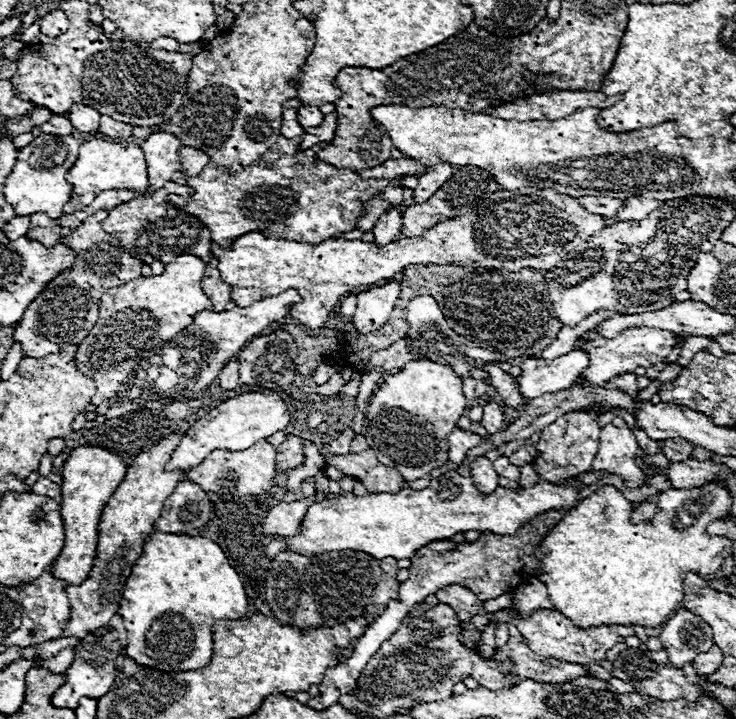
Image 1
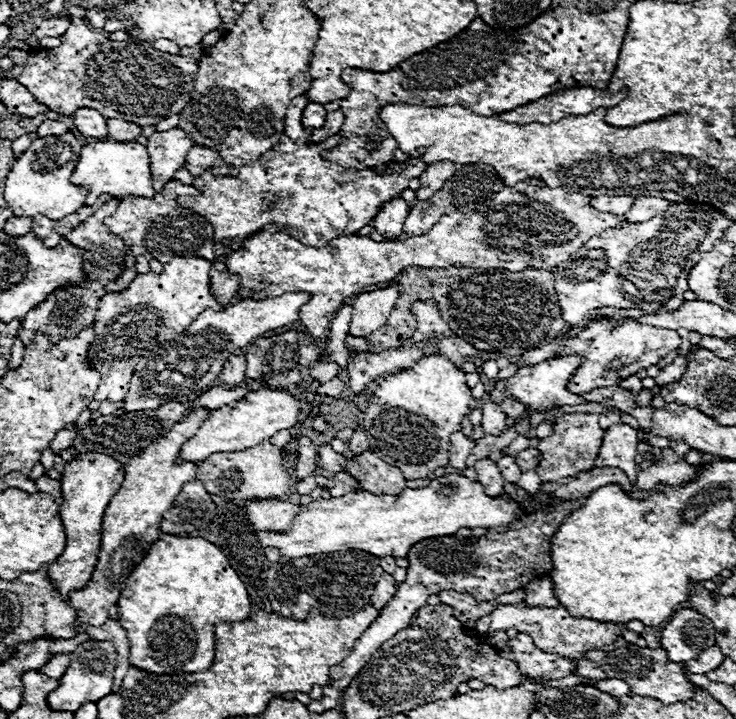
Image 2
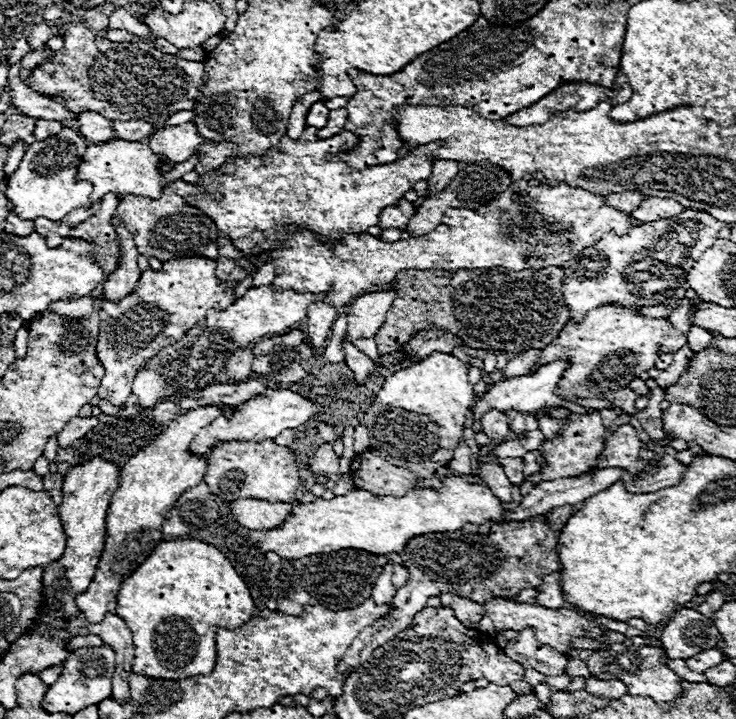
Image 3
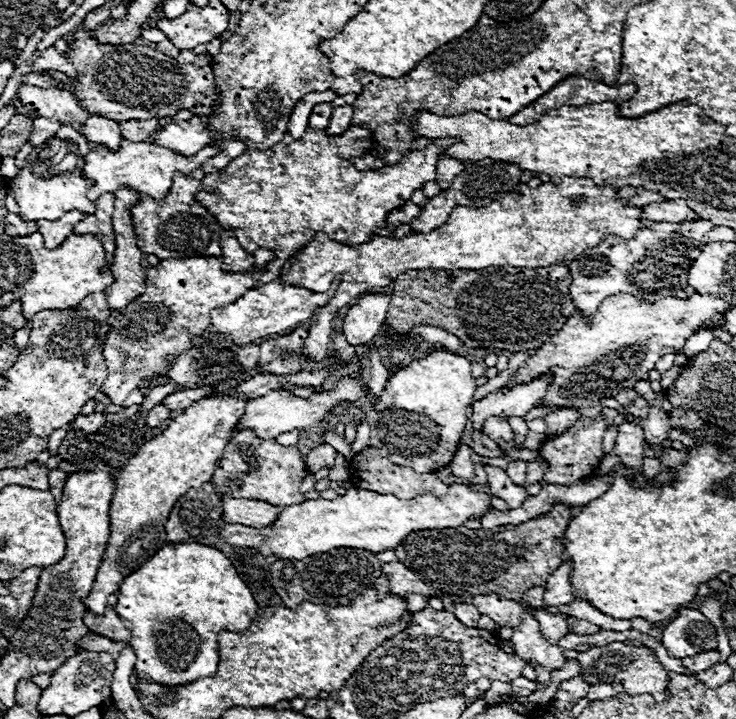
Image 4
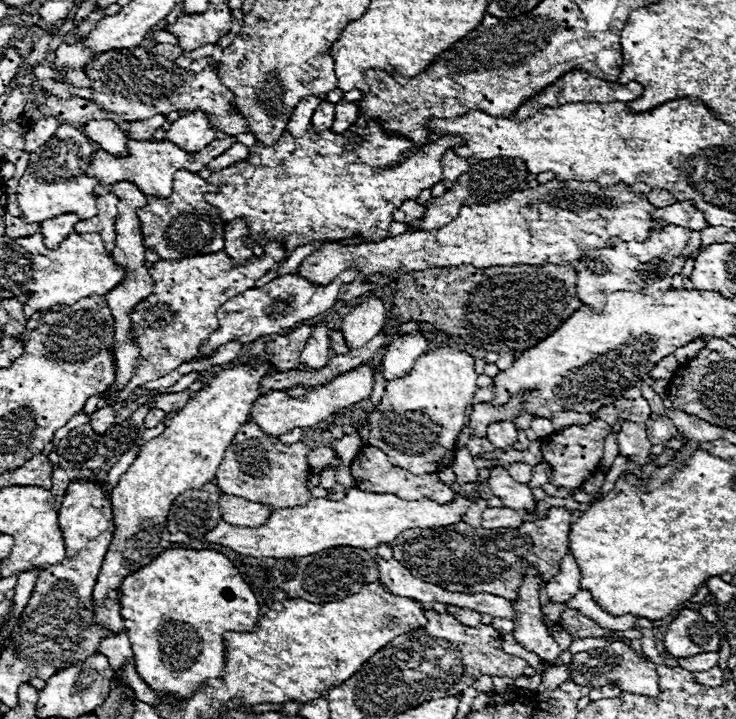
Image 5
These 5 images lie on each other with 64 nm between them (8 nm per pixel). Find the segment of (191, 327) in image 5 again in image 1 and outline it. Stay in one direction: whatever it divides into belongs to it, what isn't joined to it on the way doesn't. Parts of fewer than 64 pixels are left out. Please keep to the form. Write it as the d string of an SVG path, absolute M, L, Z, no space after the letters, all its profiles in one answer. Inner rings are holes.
M182 254L176 256L174 262L170 262L170 266L164 266L164 274L160 276L140 276L132 282L126 282L122 286L110 288L100 302L100 318L96 322L96 326L90 330L90 334L80 342L76 356L74 356L74 366L88 378L94 380L96 384L96 394L90 400L90 404L100 404L106 398L112 396L112 392L118 390L118 386L126 380L126 376L132 370L132 358L136 356L136 352L140 350L150 350L156 348L158 344L168 342L170 338L174 338L174 334L178 334L178 330L182 330L182 326L188 326L188 322L194 318L194 314L198 310L212 310L212 302L210 298L204 294L202 290L202 278L204 278L204 262L192 254Z

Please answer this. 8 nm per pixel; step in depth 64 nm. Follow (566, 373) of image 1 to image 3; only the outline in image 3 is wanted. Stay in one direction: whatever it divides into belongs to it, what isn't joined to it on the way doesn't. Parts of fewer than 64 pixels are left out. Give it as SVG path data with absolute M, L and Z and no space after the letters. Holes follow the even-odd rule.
M556 360L556 362L550 362L550 364L538 366L536 370L528 372L528 374L522 374L522 376L492 384L492 388L476 402L476 406L472 410L474 416L480 418L490 408L496 408L496 410L502 410L502 412L506 412L510 408L516 408L516 410L522 410L524 414L532 414L532 412L538 412L542 408L552 408L552 406L560 406L564 401L568 402L568 400L563 400L556 394L558 382L562 380L562 376L566 372L566 366L568 366L568 362ZM576 398L572 402L576 403L576 404L579 404L583 407L593 408L593 409L599 410L599 411L602 410L602 409L614 409L615 408L608 401L600 400L600 399L597 399L597 398L594 398L594 399Z

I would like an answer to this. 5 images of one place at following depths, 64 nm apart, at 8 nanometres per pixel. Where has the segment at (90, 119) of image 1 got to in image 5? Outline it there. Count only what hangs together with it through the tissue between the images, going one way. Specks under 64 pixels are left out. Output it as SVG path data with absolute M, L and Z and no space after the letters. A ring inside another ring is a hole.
M90 120L84 124L84 134L114 156L126 156L126 134L112 120Z

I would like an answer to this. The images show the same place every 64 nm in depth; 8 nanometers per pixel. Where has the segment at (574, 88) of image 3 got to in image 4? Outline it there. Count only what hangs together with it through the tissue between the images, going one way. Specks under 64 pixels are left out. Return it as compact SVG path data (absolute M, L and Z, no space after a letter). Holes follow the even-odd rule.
M566 78L566 82L560 82L556 88L552 88L542 98L538 98L530 106L522 108L508 120L518 126L526 126L526 124L538 122L540 116L546 114L546 110L554 110L554 108L562 108L562 106L598 104L604 100L620 104L624 100L630 100L634 94L636 94L636 86L632 82L614 88L614 86L606 86L602 82L590 82L586 78Z

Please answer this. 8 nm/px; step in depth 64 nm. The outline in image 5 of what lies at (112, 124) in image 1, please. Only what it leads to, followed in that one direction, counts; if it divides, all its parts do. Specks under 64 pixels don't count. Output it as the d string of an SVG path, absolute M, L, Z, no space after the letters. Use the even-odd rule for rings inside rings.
M156 114L148 120L138 120L138 122L128 122L128 138L132 140L150 140L152 134L164 124L164 116L162 114Z

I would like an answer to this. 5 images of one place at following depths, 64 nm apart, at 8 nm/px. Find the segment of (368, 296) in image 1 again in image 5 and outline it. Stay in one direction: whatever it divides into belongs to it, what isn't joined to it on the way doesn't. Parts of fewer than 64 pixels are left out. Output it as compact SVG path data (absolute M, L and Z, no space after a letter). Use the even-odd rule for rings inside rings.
M364 298L360 304L350 308L342 320L342 334L350 348L360 348L376 334L382 332L388 310L382 298Z

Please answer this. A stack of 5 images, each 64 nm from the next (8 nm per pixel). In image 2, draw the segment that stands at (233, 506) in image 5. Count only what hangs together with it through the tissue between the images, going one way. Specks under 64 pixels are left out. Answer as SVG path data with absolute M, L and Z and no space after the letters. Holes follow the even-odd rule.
M260 500L246 504L250 524L262 532L290 532L290 524L298 516L300 508L300 504L282 500Z

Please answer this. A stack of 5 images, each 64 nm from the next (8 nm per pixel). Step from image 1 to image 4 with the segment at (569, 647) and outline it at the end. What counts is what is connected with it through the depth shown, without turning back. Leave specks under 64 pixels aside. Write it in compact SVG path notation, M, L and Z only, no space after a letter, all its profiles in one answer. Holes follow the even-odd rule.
M452 596L454 600L470 602L482 610L482 614L490 616L498 626L520 626L520 616L526 606L514 600L506 600L502 596L478 596L478 598L462 598L462 596ZM534 608L532 616L542 628L542 636L550 640L550 644L558 644L562 636L570 634L570 624L568 624L568 614L550 614L544 608Z

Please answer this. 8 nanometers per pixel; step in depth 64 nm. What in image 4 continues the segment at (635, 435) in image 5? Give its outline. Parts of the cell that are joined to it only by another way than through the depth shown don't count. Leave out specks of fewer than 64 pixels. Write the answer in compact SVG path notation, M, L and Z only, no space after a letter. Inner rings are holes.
M624 422L624 424L618 426L618 436L616 436L614 450L610 454L602 456L596 472L604 474L604 472L612 470L616 464L624 464L626 468L642 470L644 448L646 448L646 440L644 440L642 426Z

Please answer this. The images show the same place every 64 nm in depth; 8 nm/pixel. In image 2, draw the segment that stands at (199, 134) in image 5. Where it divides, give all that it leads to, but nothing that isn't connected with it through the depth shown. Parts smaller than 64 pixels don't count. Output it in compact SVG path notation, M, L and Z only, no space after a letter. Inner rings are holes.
M178 128L154 132L148 138L146 150L150 154L150 174L156 192L160 192L164 184L172 180L174 172L184 166L186 150L190 150L192 146L194 142L188 138L188 134Z

